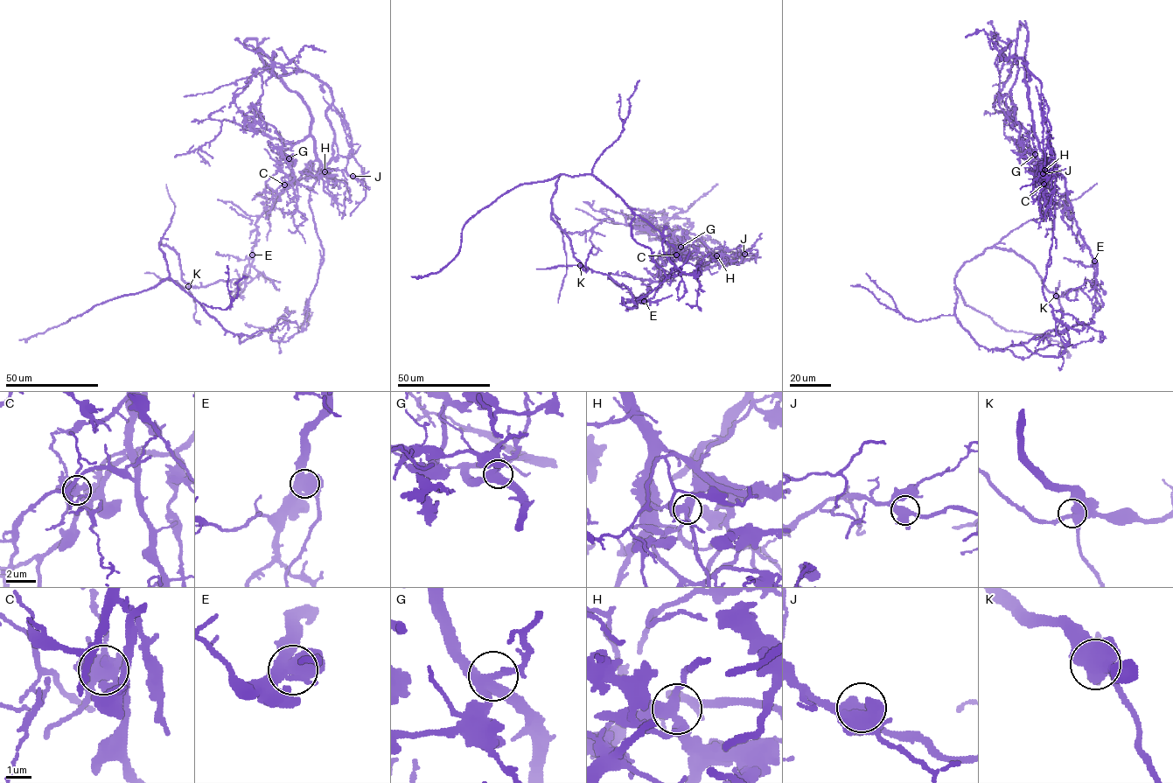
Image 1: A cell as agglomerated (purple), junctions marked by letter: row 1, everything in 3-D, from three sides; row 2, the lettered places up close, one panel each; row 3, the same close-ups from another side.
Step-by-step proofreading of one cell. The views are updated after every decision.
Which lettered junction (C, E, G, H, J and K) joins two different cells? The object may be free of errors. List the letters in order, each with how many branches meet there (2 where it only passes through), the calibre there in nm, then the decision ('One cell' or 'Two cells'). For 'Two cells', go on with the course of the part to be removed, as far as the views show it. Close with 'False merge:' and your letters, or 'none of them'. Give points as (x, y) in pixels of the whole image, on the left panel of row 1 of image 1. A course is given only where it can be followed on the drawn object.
C: Branches: 4. Thickness 480 nm. One cell
E: Branches: 4. Thickness 550 nm. Two cells. Course of the part to remove: (252, 254), (243, 289), (192, 287), (159, 243), (169, 276), (240, 342), (282, 317), (297, 332)
G: Branches: 4. Thickness 400 nm. One cell
H: Branches: 4. Thickness 380 nm. One cell
J: Branches: 4. Thickness 480 nm. One cell
K: Branches: 3. Thickness 460 nm. One cell
False merge: E

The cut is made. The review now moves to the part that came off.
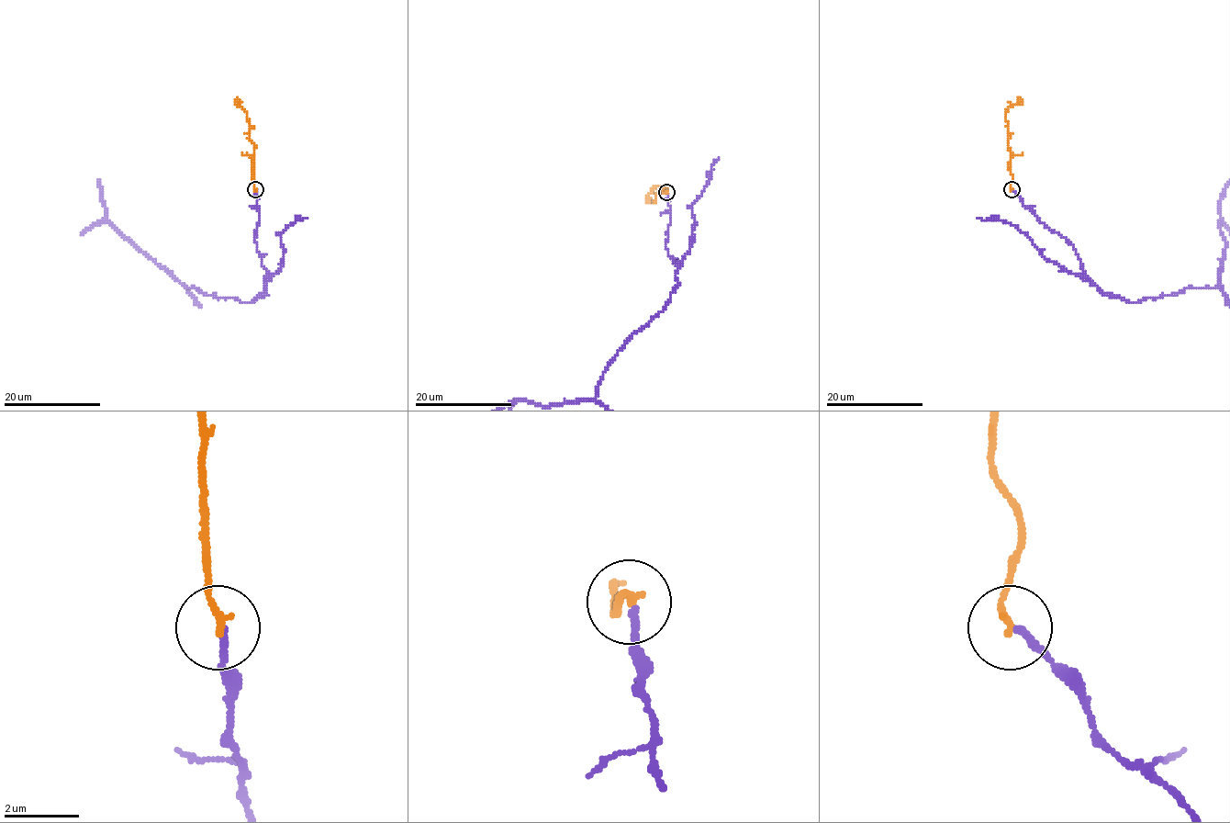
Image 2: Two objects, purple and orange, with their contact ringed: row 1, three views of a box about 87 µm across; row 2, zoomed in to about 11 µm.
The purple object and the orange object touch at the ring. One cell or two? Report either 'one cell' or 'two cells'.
one cell

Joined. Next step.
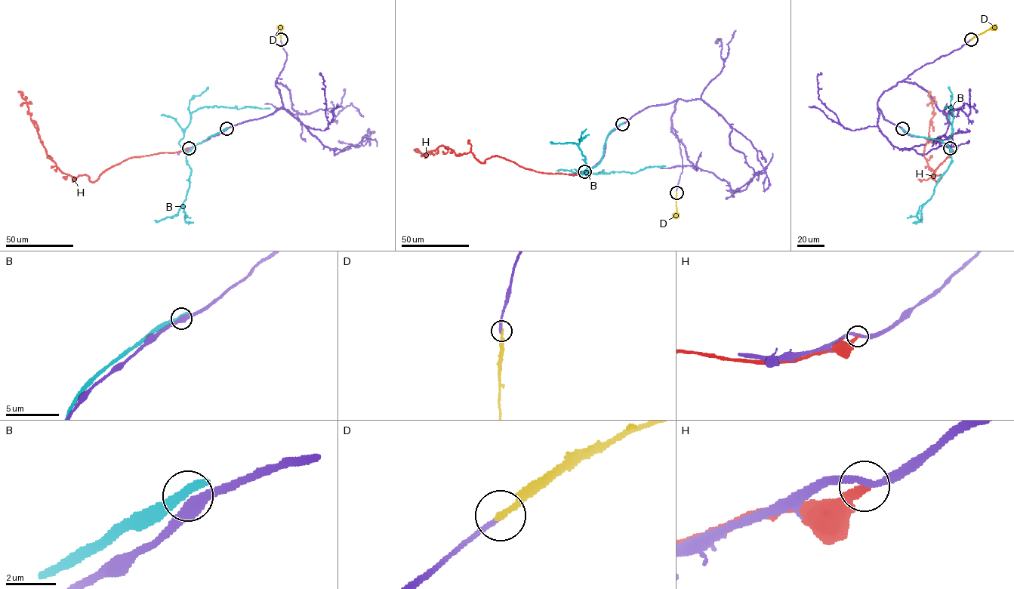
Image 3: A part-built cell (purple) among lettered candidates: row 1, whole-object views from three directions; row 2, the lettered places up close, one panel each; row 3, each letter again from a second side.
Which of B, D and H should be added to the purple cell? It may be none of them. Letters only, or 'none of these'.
none of these

